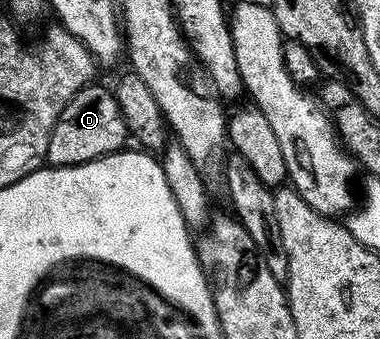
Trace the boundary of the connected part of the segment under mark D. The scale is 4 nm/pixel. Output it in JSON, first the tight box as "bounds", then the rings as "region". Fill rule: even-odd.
{"bounds":[45,85,127,167],"region":[[[90,85],[79,89],[79,93],[75,93],[75,97],[67,101],[63,113],[59,113],[45,154],[48,166],[74,167],[80,163],[101,159],[124,148],[127,132],[123,113],[119,113],[117,99],[108,86],[97,86]]]}

